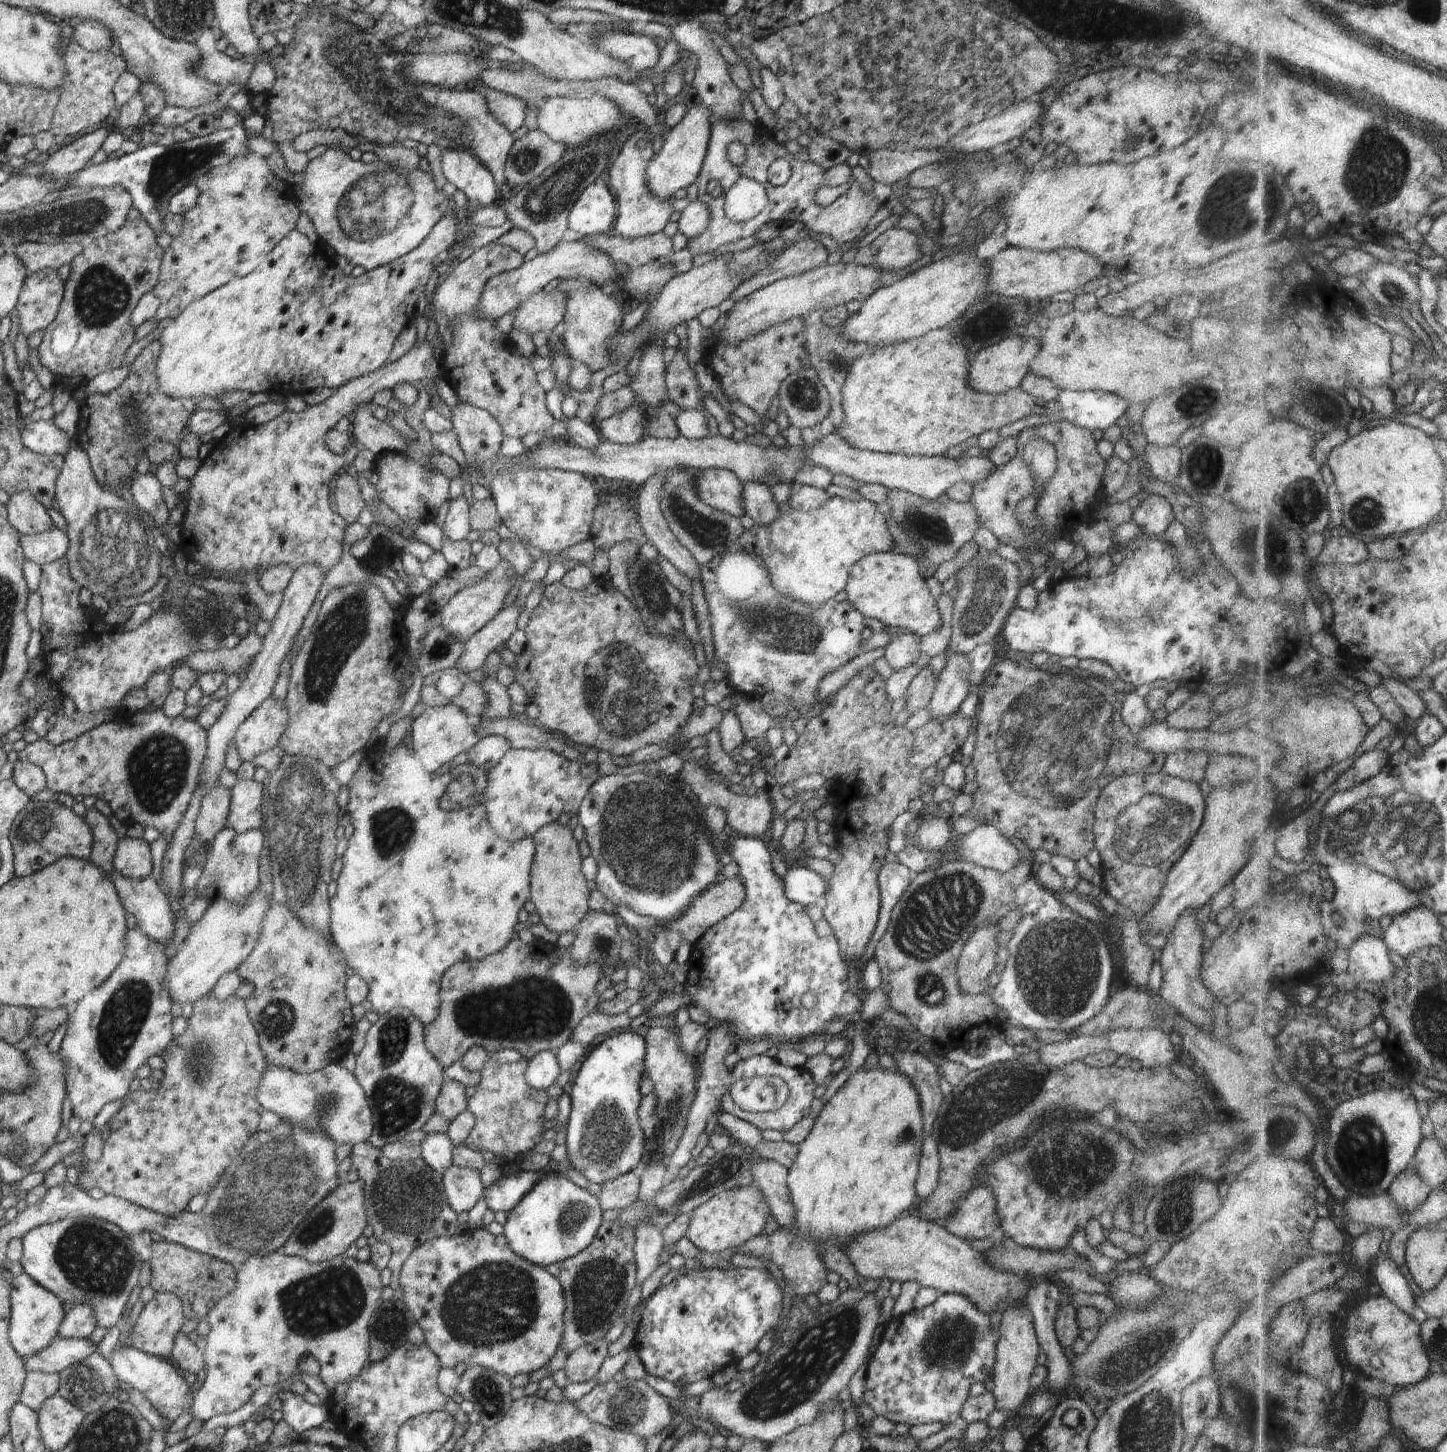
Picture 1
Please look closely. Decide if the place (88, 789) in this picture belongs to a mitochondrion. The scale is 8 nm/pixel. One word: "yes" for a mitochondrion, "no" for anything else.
no

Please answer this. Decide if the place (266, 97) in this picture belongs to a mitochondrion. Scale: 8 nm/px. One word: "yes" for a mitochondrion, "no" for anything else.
no

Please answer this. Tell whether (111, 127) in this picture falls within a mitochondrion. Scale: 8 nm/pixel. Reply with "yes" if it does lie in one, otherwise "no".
no

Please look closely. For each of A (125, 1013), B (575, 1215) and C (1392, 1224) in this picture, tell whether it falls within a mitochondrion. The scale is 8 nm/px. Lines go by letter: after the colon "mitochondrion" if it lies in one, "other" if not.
A: mitochondrion
B: mitochondrion
C: other

